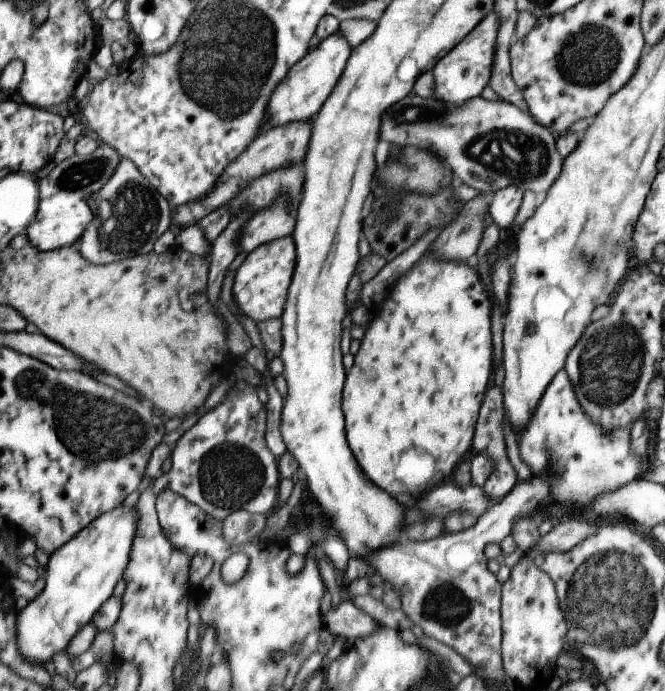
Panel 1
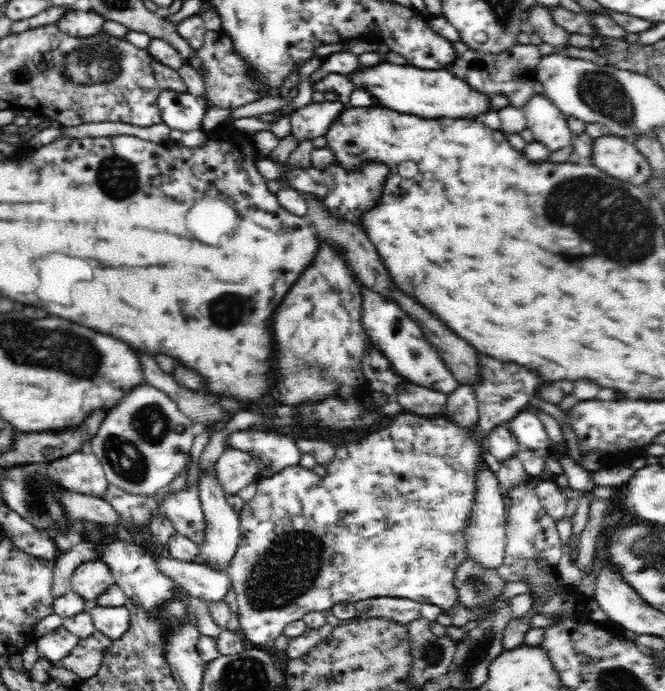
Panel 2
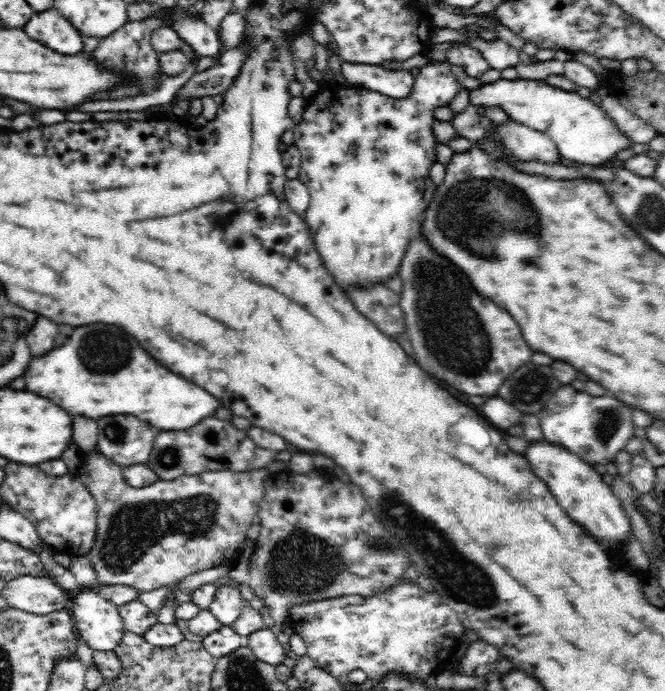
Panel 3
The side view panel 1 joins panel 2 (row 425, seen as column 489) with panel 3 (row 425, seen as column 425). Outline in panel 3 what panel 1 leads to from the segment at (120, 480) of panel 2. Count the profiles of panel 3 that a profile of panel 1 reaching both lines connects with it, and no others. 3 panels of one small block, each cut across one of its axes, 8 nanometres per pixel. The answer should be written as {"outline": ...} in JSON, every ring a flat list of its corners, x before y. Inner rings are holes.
{"outline":[[108,416,98,420,98,446,108,460,114,460,118,466,126,468,132,464,148,464,158,428,152,428,148,422,142,422,134,416]]}

